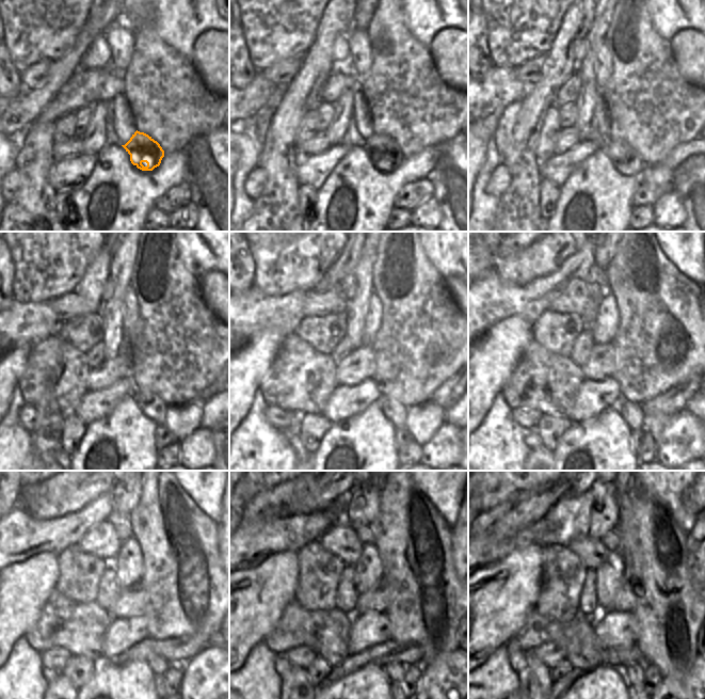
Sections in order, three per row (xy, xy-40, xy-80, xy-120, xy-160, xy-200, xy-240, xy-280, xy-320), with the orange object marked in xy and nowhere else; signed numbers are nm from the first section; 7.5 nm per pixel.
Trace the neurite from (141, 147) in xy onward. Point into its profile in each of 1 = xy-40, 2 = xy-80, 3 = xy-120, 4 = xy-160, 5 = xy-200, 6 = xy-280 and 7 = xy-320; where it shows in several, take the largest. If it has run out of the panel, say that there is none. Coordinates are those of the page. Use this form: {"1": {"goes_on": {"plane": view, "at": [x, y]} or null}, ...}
{"1": {"goes_on": {"plane": "xy-40", "at": [385, 154]}}, "2": {"goes_on": {"plane": "xy-80", "at": [627, 161]}}, "3": {"goes_on": {"plane": "xy-120", "at": [150, 404]}}, "4": {"goes_on": {"plane": "xy-160", "at": [396, 412]}}, "5": {"goes_on": {"plane": "xy-200", "at": [631, 413]}}, "6": {"goes_on": {"plane": "xy-280", "at": [396, 671]}}, "7": {"goes_on": {"plane": "xy-320", "at": [635, 673]}}}

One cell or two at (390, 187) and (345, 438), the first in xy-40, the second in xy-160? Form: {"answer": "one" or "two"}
{"answer": "one"}

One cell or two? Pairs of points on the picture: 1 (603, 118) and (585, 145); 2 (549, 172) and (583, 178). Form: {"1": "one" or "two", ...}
{"1": "two", "2": "two"}

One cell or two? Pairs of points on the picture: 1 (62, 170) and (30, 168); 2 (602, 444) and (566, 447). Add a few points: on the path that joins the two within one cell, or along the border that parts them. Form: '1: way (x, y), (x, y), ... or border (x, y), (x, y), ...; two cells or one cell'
1: border (55, 160), (49, 172), (49, 184), (57, 192); two cells
2: way (593, 444), (575, 447); one cell

